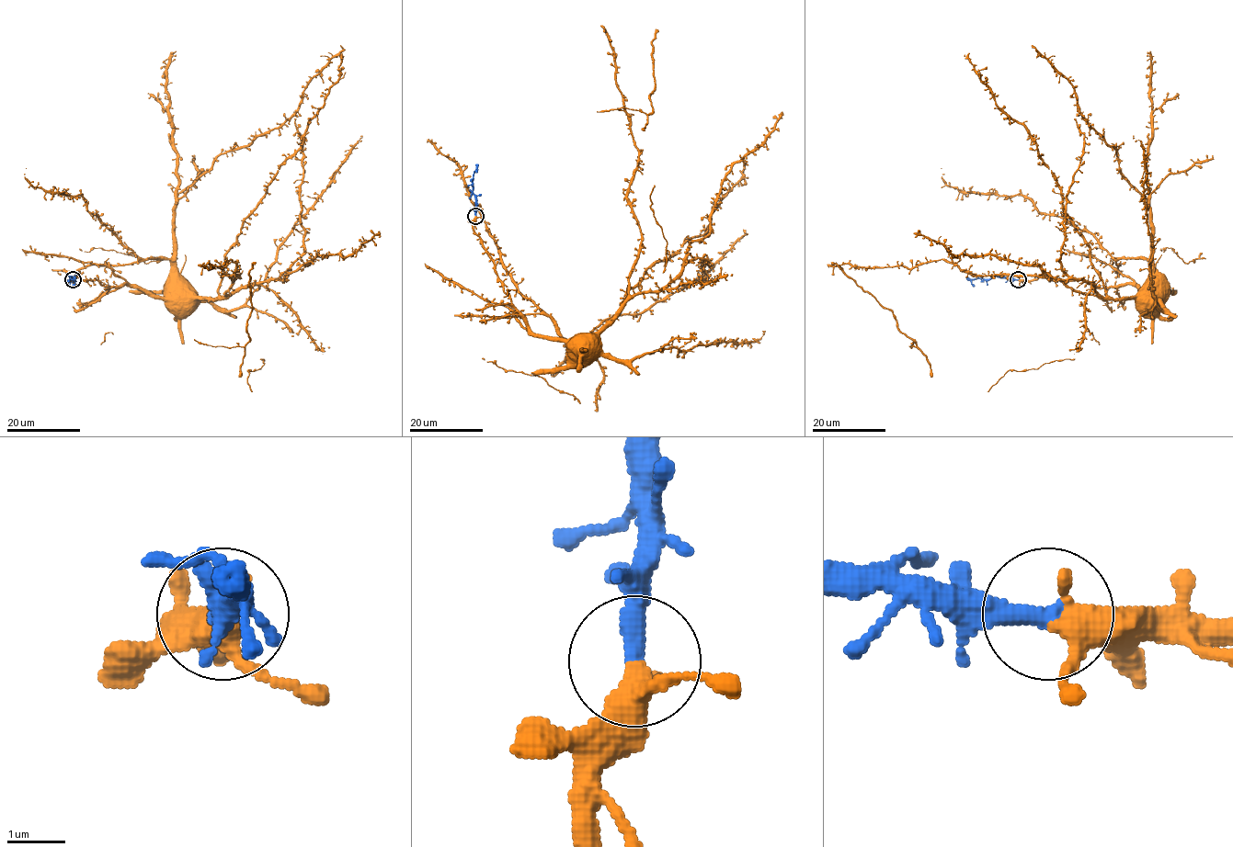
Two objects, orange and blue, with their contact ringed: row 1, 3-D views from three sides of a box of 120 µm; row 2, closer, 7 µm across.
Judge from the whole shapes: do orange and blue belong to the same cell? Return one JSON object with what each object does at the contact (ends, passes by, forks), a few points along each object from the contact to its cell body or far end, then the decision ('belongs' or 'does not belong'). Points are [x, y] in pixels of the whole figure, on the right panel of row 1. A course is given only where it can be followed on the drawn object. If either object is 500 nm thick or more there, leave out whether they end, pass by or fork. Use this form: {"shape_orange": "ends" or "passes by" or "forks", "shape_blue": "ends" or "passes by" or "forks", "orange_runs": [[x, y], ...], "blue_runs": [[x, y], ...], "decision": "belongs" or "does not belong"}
{"shape_orange": "passes by", "shape_blue": "ends", "orange_runs": [[1018, 280], [1040, 277], [1081, 279], [1099, 287], [1132, 284], [1142, 295]], "blue_runs": [[1018, 279], [974, 278], [971, 282], [974, 287]], "decision": "belongs"}

